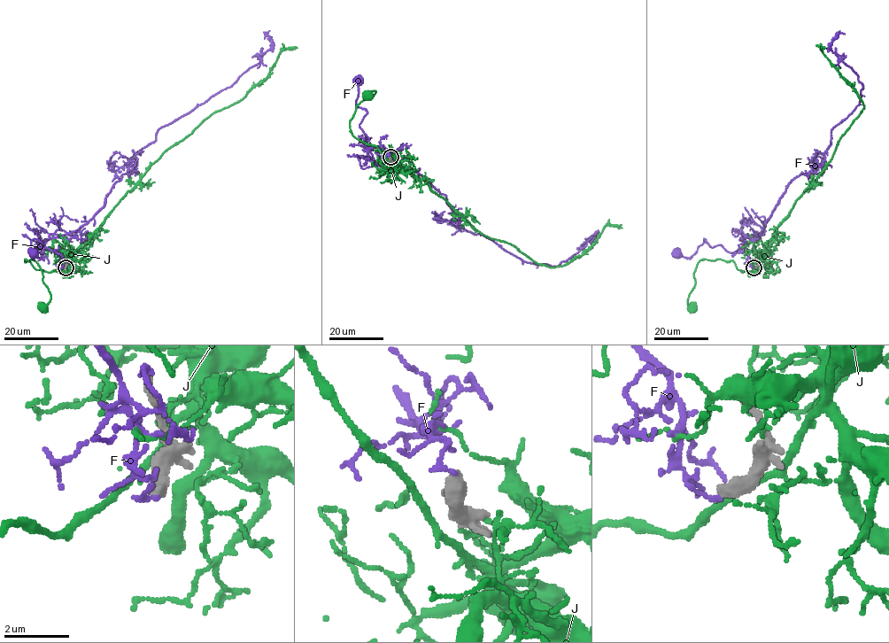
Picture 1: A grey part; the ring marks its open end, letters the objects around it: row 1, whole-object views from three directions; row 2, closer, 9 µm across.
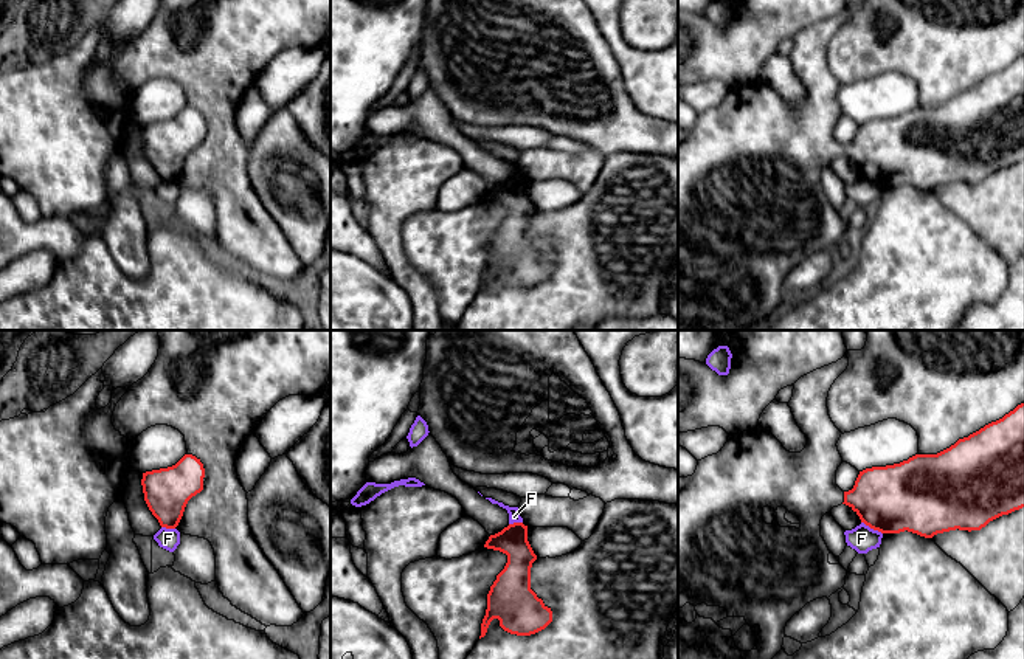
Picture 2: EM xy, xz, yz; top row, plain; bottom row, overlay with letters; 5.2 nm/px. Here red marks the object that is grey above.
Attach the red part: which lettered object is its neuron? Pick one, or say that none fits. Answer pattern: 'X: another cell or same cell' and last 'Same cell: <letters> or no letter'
F: another cell
J: another cell
Same cell: no letter

